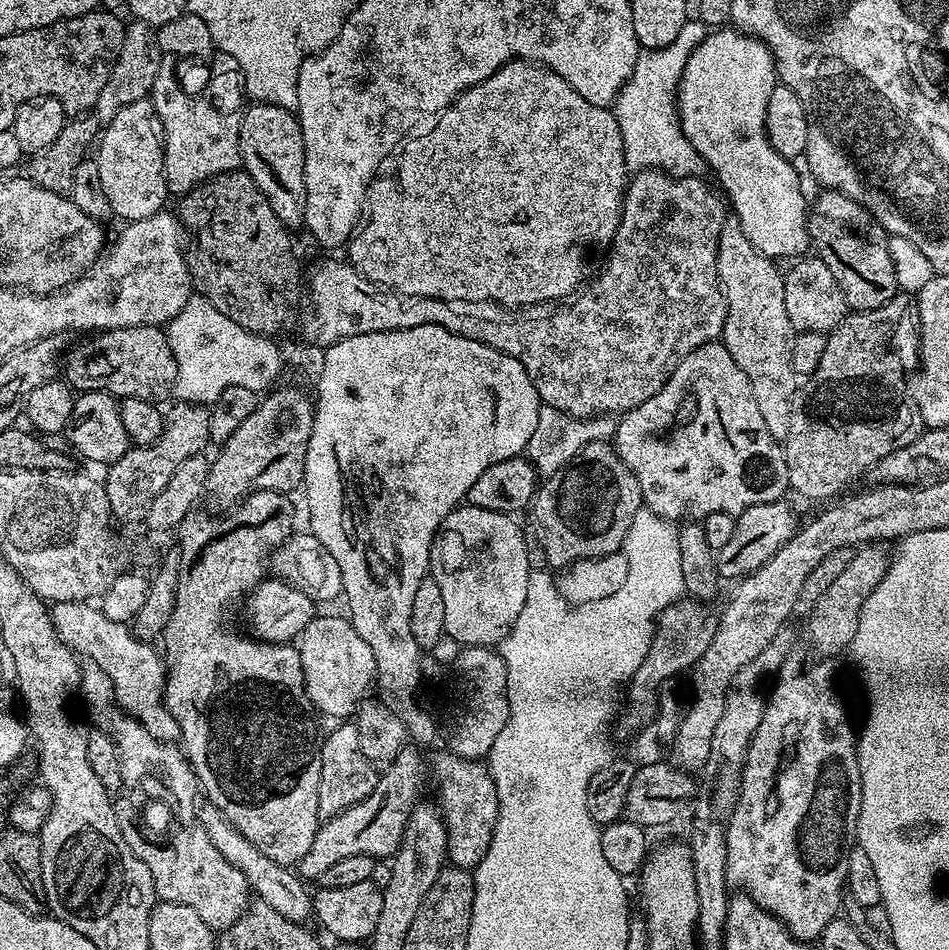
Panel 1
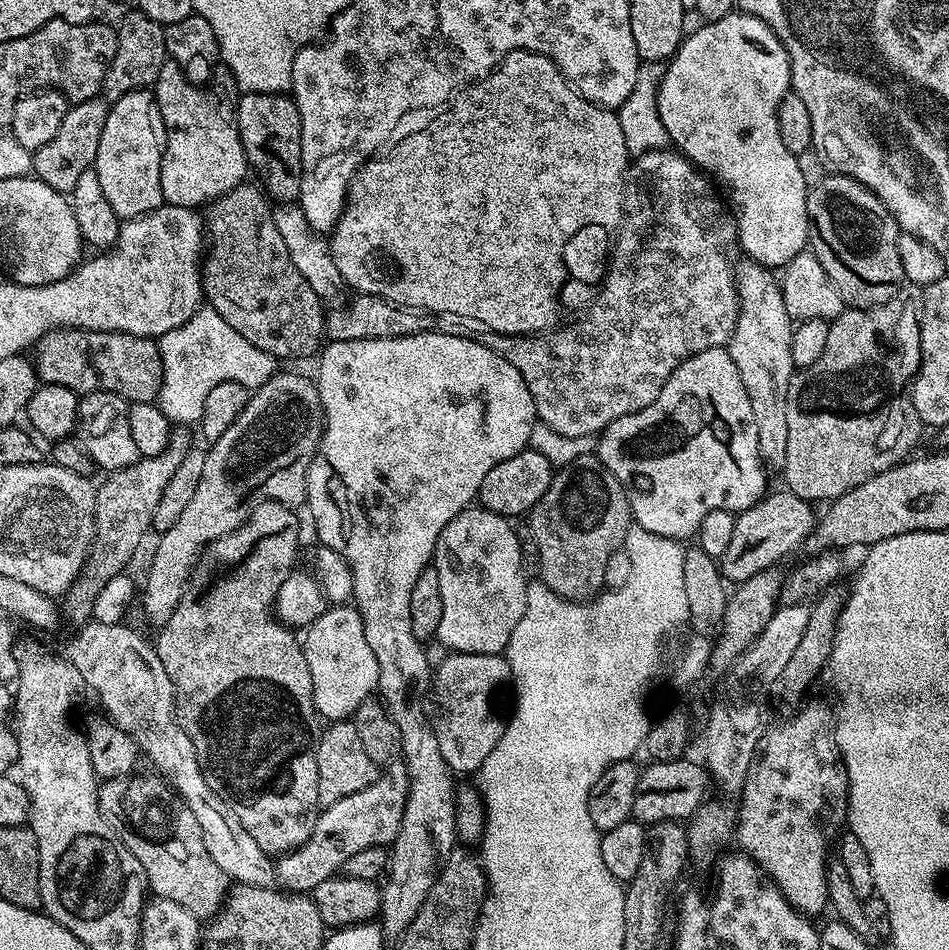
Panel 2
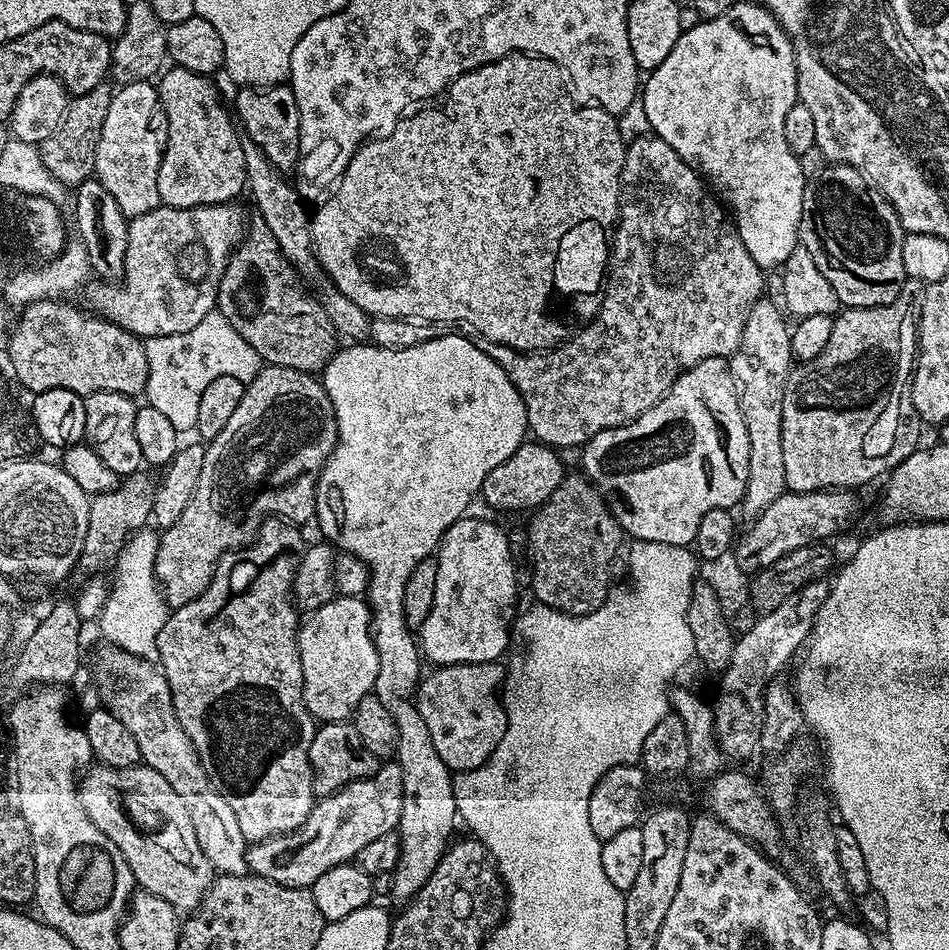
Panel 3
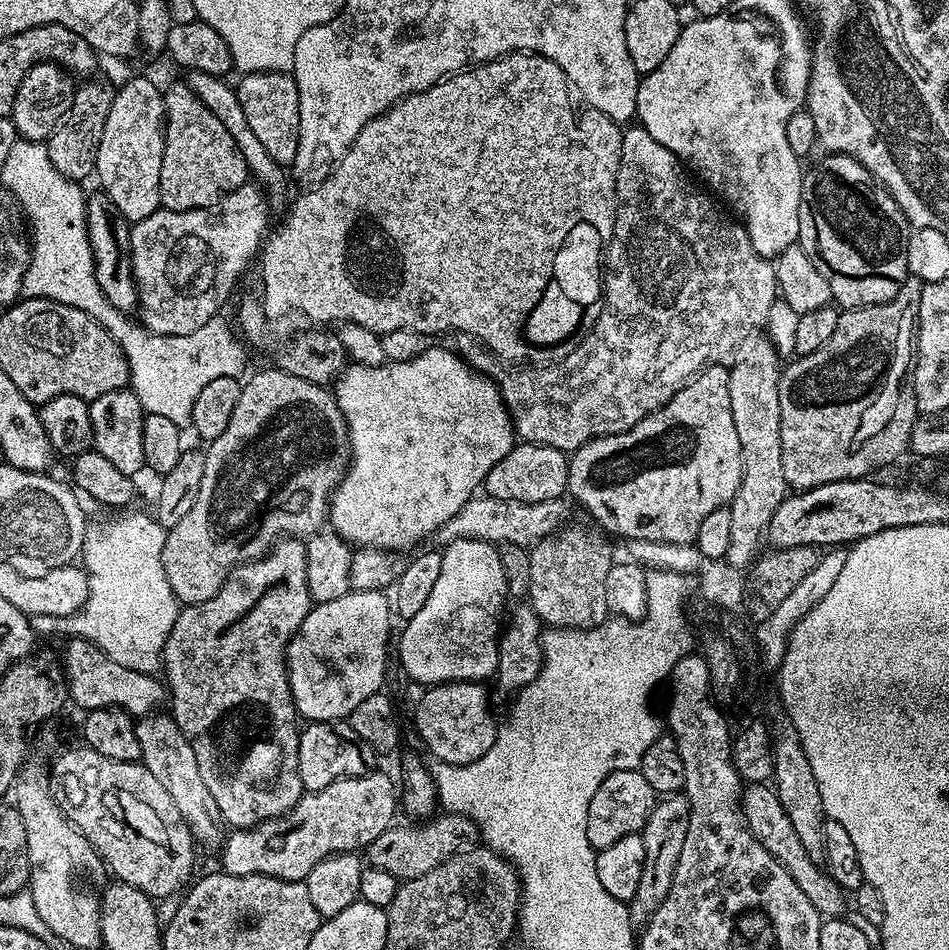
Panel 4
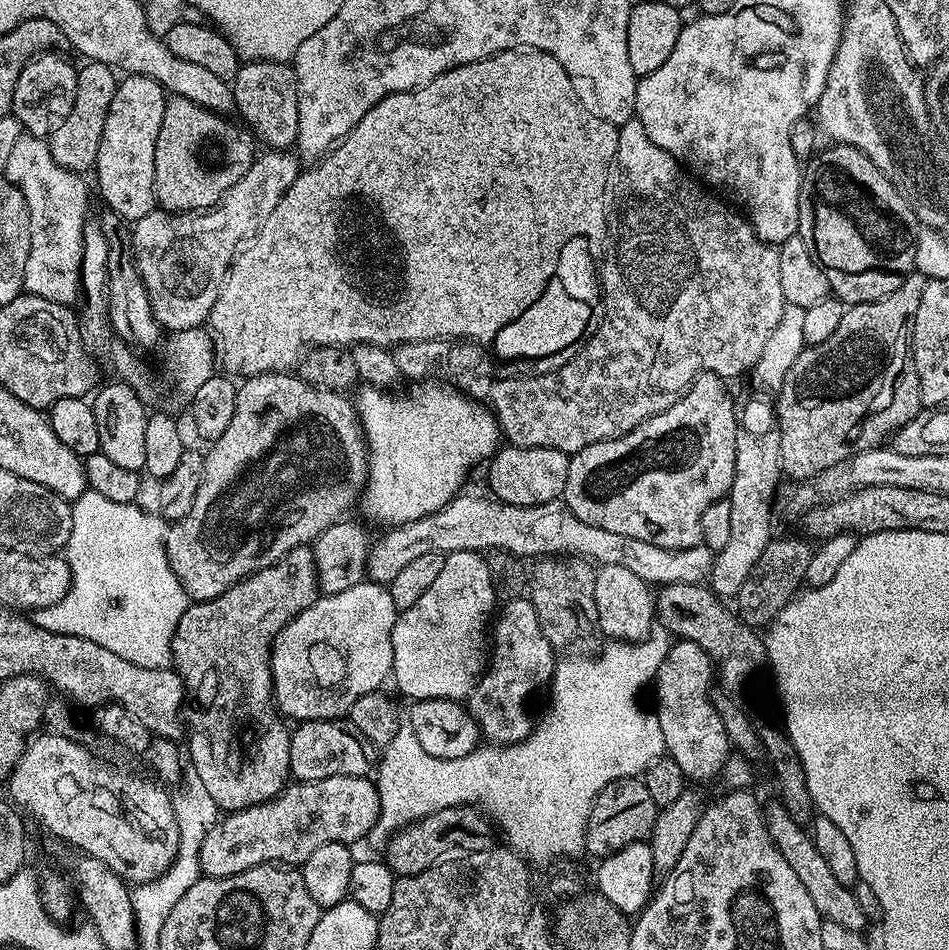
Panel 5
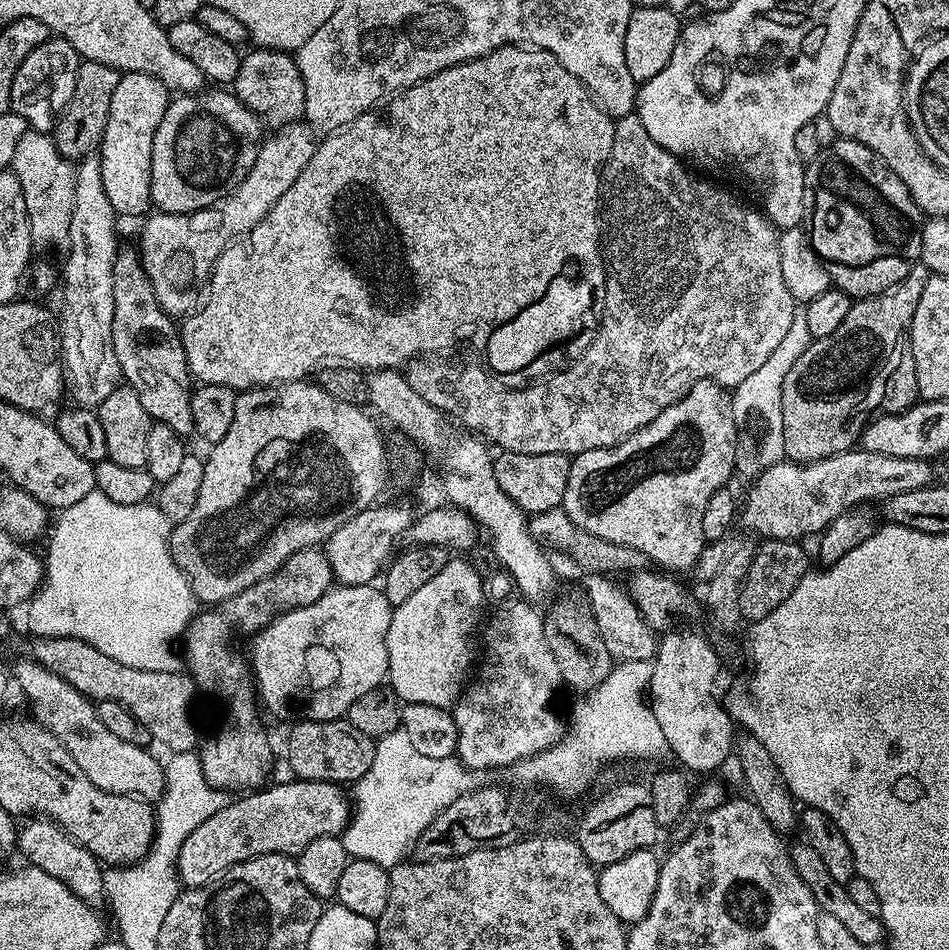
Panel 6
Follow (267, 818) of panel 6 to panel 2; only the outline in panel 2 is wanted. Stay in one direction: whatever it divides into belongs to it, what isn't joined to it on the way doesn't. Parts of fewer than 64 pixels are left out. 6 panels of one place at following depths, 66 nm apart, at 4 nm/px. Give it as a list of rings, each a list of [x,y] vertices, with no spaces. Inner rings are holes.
[[[393,762],[370,786],[358,790],[358,794],[338,798],[338,802],[327,805],[317,815],[310,838],[275,861],[277,881],[289,892],[310,894],[318,882],[326,882],[326,878],[337,875],[346,858],[358,854],[358,850],[366,850],[366,846],[383,848],[391,845],[400,829],[407,801],[408,768],[403,762]]]

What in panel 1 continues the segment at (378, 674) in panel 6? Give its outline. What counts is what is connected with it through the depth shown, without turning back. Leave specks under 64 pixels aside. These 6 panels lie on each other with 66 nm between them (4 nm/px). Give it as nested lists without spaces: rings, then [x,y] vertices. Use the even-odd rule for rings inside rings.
[[[323,614],[313,616],[311,622],[304,627],[298,637],[298,647],[304,671],[304,689],[310,698],[313,709],[317,713],[325,712],[328,716],[348,718],[355,713],[360,701],[365,699],[367,692],[364,691],[368,687],[370,689],[373,687],[376,679],[376,663],[370,646],[366,646],[366,642],[362,642],[358,630],[354,630],[351,619],[341,616],[323,616]]]

